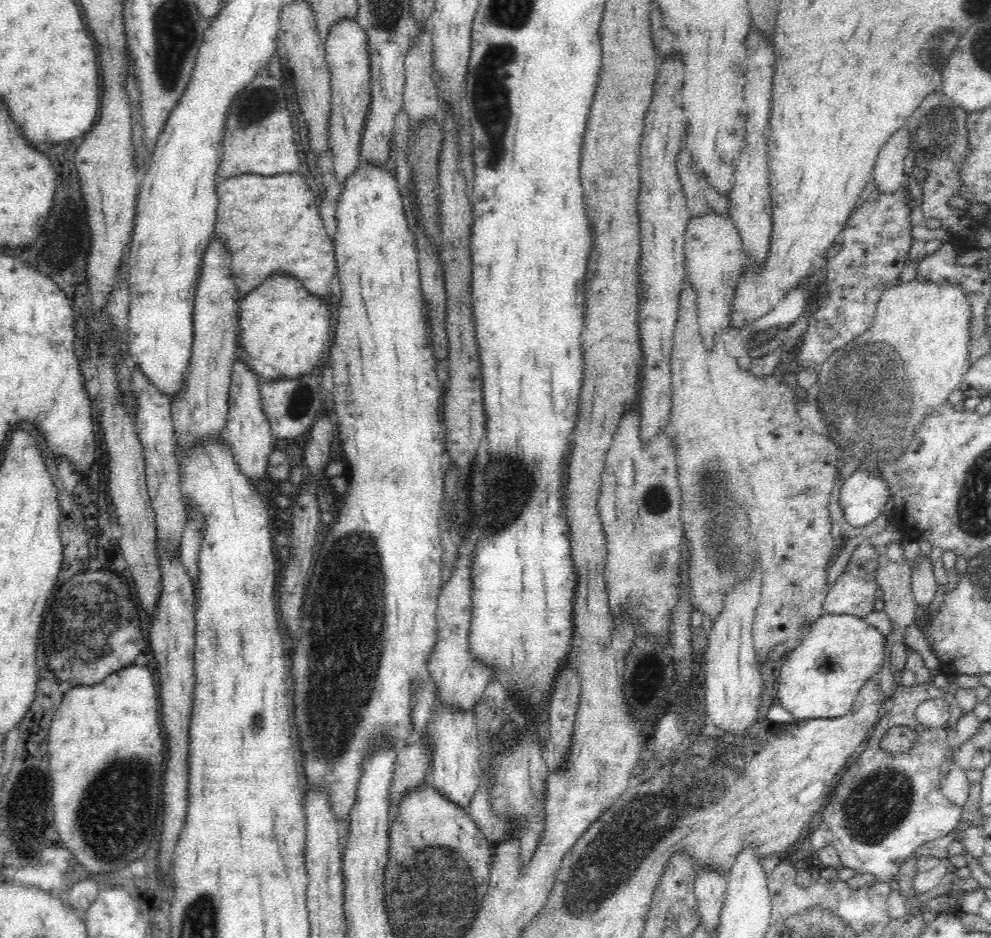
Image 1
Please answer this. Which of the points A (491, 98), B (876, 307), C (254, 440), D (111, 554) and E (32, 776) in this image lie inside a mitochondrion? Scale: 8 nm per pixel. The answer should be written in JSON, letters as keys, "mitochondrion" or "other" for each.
{"A":"mitochondrion","B":"other","C":"other","D":"other","E":"other"}

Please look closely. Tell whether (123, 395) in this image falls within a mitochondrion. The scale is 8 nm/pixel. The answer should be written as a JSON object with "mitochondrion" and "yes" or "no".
{"mitochondrion":"no"}

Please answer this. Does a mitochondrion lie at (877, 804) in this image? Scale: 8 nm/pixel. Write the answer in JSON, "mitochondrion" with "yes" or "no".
{"mitochondrion":"yes"}

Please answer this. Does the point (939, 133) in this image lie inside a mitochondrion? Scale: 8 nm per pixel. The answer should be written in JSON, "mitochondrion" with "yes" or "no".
{"mitochondrion":"yes"}

